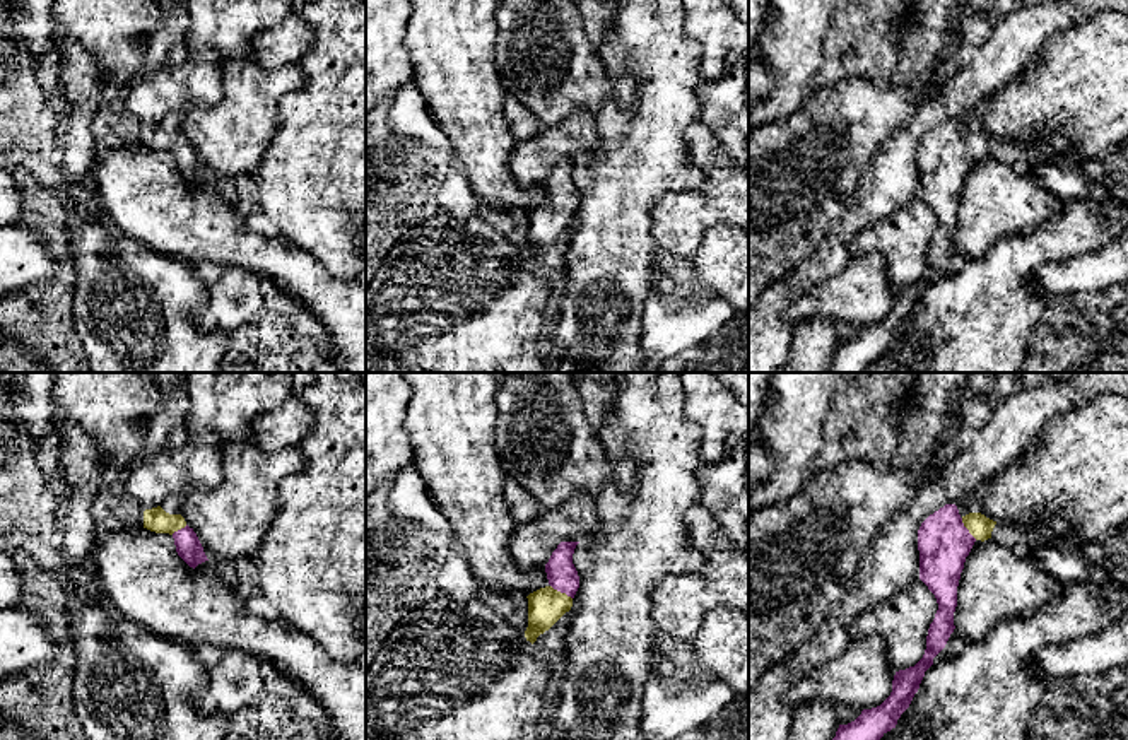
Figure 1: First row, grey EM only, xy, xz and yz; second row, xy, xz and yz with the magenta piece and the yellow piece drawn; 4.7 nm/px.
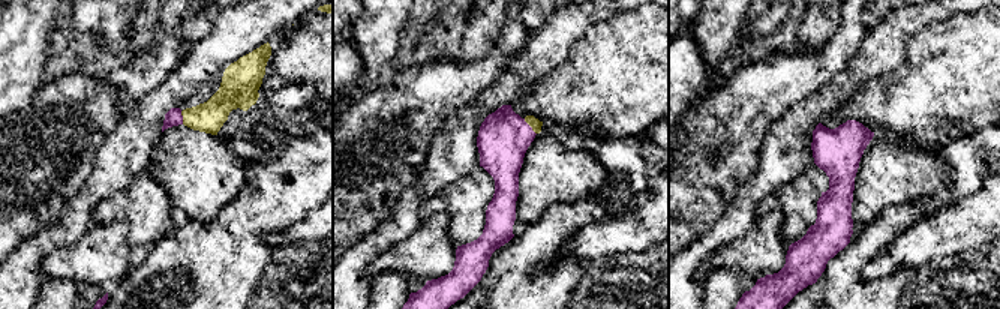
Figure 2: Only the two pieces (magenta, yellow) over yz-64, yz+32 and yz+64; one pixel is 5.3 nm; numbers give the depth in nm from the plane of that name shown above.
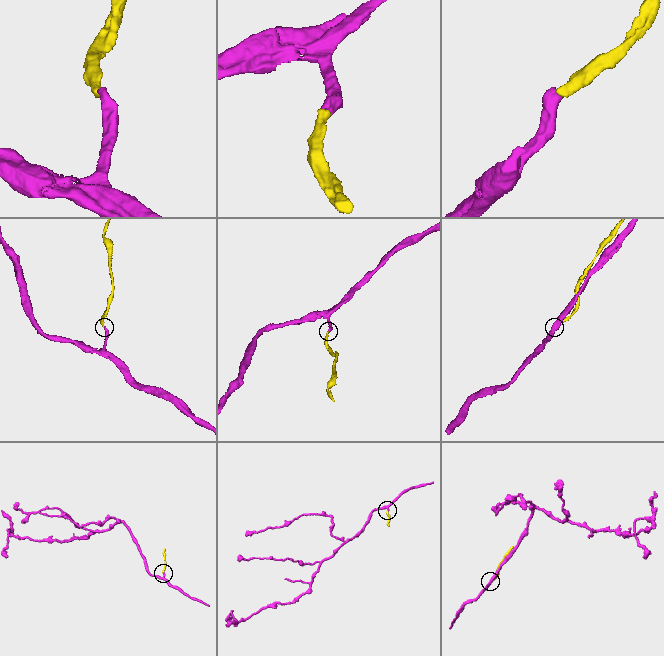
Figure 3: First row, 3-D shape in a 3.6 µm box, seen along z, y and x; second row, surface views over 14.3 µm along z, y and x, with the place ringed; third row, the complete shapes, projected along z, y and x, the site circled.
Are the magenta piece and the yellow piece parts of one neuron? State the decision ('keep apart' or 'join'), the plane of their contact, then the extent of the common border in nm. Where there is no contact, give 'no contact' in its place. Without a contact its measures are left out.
join; meets magenta in xz; contact 120 nm long

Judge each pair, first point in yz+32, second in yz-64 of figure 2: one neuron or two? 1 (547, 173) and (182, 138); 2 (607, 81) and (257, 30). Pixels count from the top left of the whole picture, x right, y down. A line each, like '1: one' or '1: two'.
1: one
2: two

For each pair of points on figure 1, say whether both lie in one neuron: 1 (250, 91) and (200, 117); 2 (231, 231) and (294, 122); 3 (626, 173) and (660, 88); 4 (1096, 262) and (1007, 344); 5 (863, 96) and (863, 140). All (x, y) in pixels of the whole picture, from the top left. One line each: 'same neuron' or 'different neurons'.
1: same neuron
2: different neurons
3: same neuron
4: different neurons
5: same neuron

